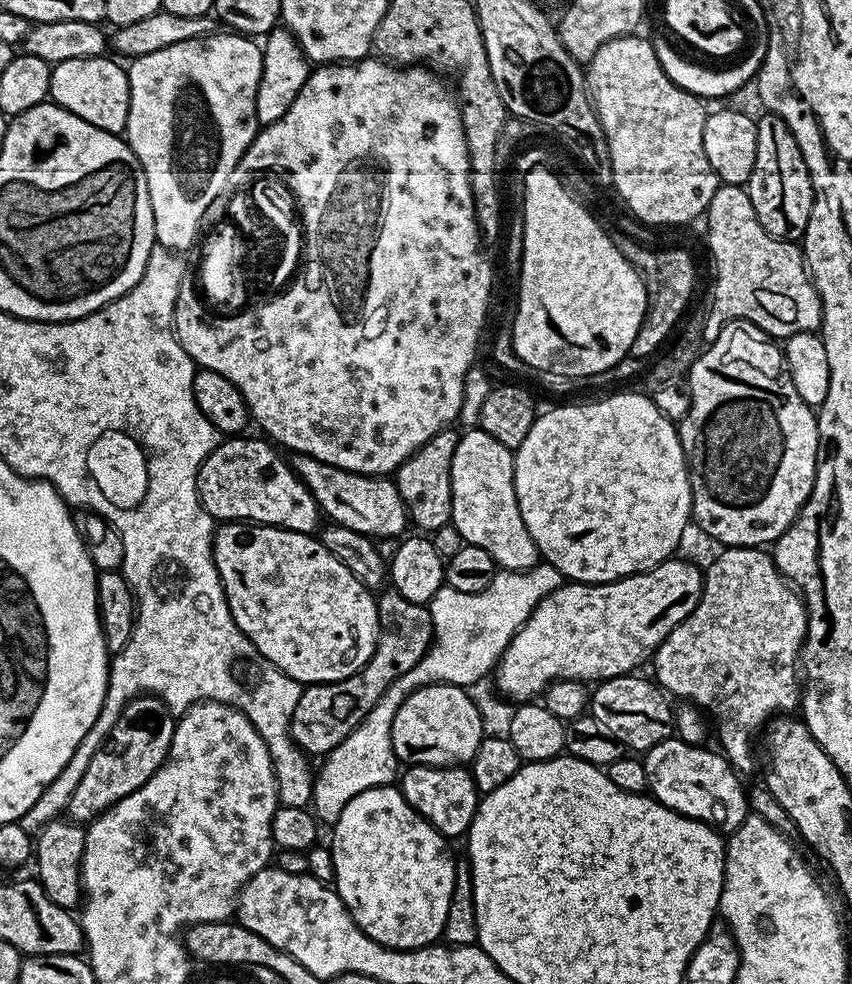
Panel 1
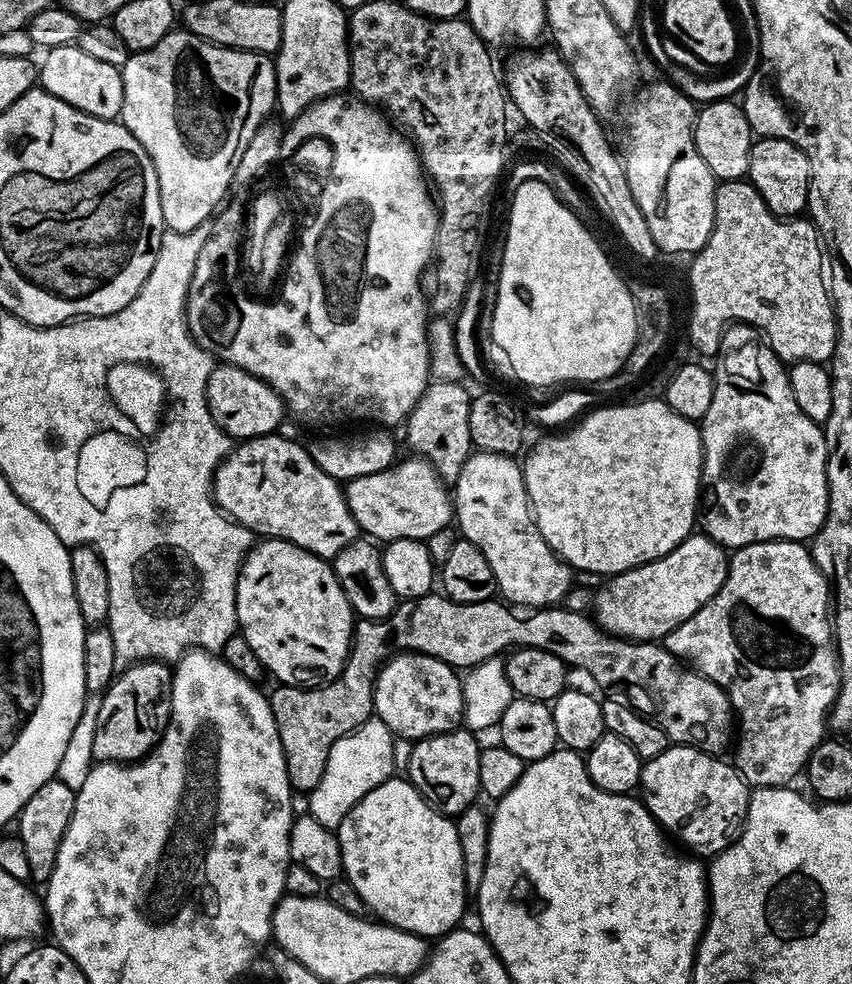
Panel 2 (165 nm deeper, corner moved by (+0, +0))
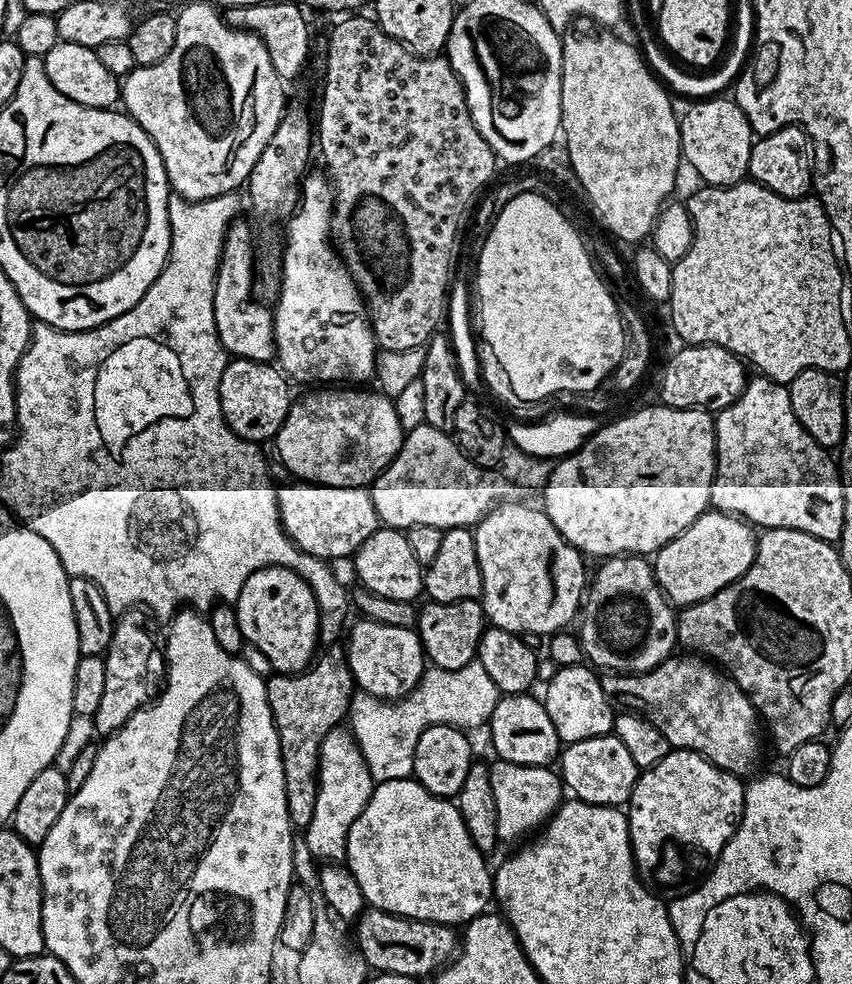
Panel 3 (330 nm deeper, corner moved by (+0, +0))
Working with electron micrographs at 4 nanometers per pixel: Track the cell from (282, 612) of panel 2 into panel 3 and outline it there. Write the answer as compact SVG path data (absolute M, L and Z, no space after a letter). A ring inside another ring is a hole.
M259 568L254 574L250 574L250 578L246 578L240 597L234 601L234 608L236 608L236 624L240 627L241 634L276 667L273 669L277 673L295 674L305 671L313 663L317 655L316 640L318 641L322 609L316 602L312 587L294 570Z

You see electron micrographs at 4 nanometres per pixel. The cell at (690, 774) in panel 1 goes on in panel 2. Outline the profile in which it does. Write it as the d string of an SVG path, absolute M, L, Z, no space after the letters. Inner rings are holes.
M669 746L666 750L662 750L662 754L643 761L640 769L638 792L652 817L665 833L673 837L676 835L686 847L693 848L693 850L688 850L700 858L708 855L711 857L730 847L732 841L740 835L740 829L743 828L744 820L748 817L749 785L729 761L727 764L726 761L720 759L724 758L697 748Z

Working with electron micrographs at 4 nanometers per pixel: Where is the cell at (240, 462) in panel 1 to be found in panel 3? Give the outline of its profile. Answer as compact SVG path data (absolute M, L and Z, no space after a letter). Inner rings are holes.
M291 482L283 488L276 489L276 505L280 511L280 524L284 532L306 554L317 556L319 560L337 562L343 556L351 557L381 527L378 510L374 510L372 493L367 487L358 488L331 488L325 484L309 484L307 482Z

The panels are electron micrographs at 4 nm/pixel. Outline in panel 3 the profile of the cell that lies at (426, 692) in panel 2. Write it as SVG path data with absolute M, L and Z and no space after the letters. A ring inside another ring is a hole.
M360 618L346 639L346 651L355 687L379 700L398 700L410 695L426 671L424 643L415 627L384 625Z

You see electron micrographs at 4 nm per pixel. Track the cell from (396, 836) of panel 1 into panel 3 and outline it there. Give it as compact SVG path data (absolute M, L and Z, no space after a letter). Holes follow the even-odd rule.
M415 778L385 780L372 790L368 805L358 814L348 835L346 867L362 886L365 901L371 907L404 916L407 920L425 920L431 924L464 926L481 915L493 899L493 873L485 853L474 846L466 830L460 809L451 799L427 792Z

